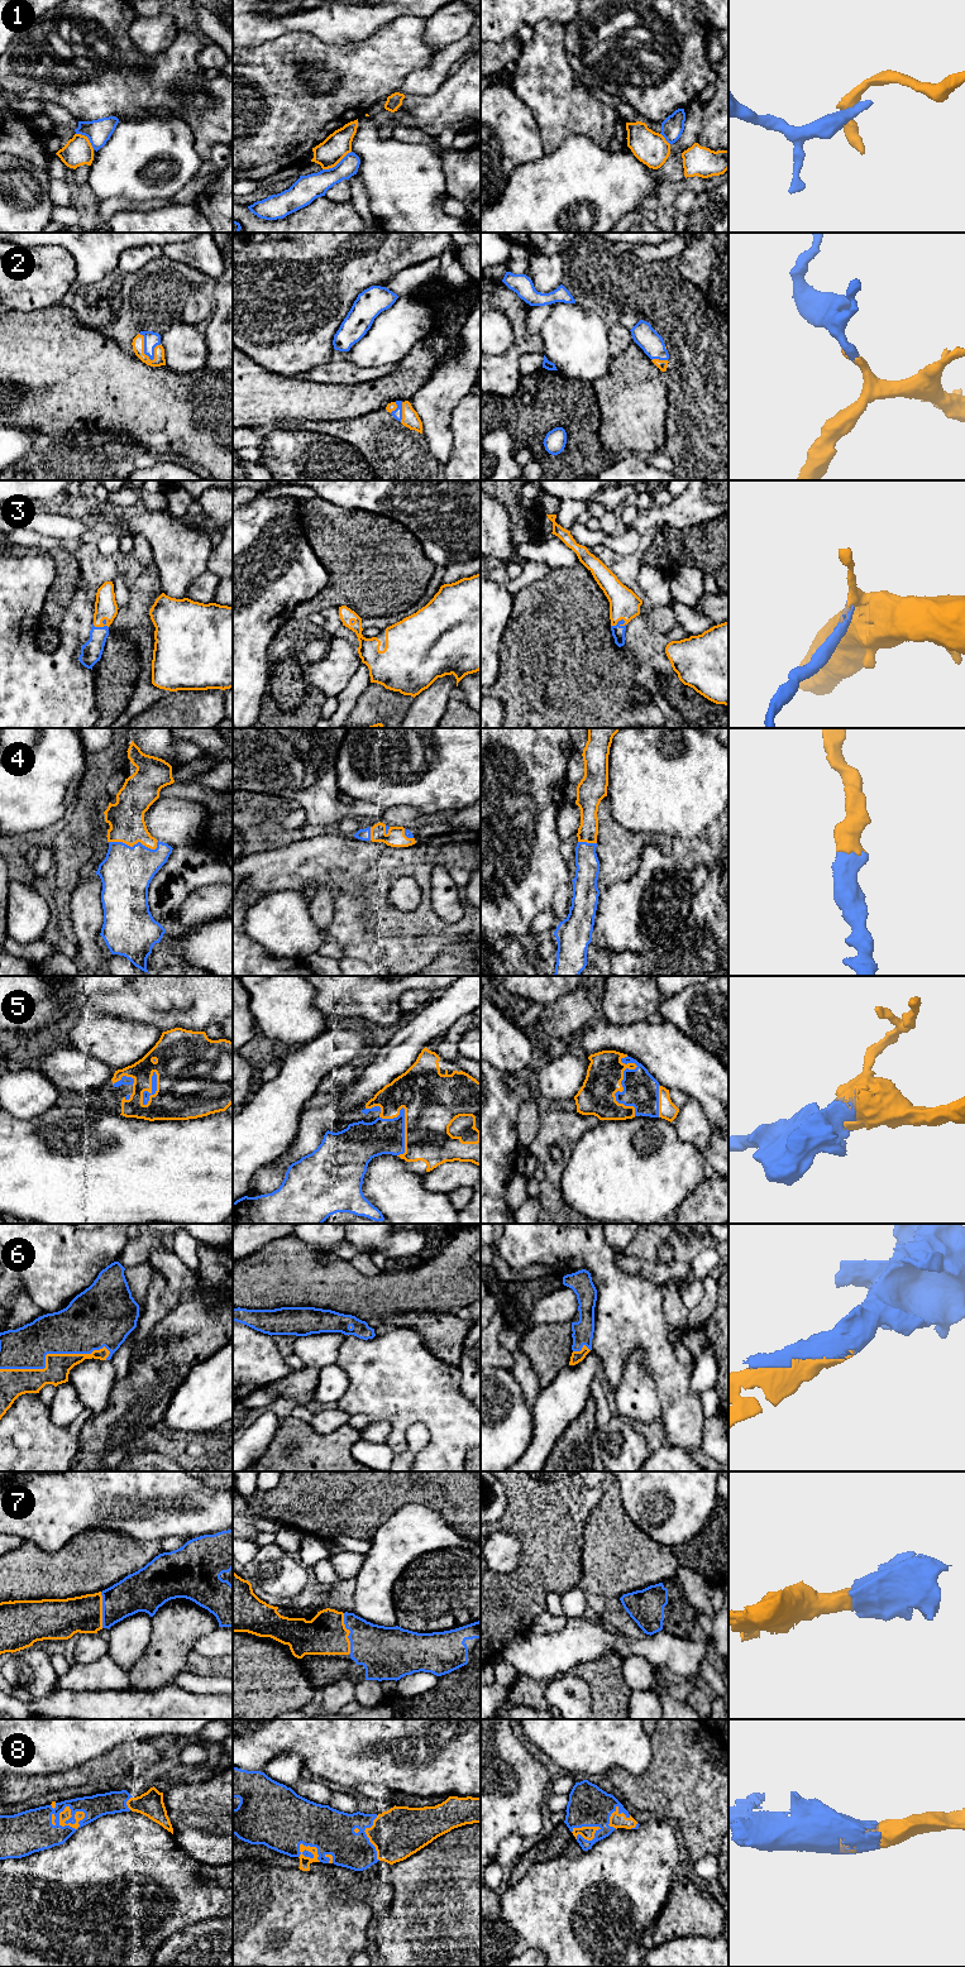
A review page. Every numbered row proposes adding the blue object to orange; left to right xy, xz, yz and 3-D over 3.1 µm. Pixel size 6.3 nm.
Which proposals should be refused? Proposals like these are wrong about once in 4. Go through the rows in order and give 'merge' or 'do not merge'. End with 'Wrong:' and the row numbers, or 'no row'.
1: do not merge
2: merge
3: merge
4: merge
5: merge
6: merge
7: merge
8: merge
Wrong: 1

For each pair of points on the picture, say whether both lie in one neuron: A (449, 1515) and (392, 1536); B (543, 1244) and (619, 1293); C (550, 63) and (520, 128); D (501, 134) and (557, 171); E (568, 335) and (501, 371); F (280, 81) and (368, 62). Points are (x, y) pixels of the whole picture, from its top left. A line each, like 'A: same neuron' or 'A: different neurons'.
A: different neurons
B: same neuron
C: different neurons
D: different neurons
E: different neurons
F: same neuron

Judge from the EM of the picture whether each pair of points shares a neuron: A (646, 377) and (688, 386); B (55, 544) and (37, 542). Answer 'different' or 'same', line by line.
A: different
B: same

